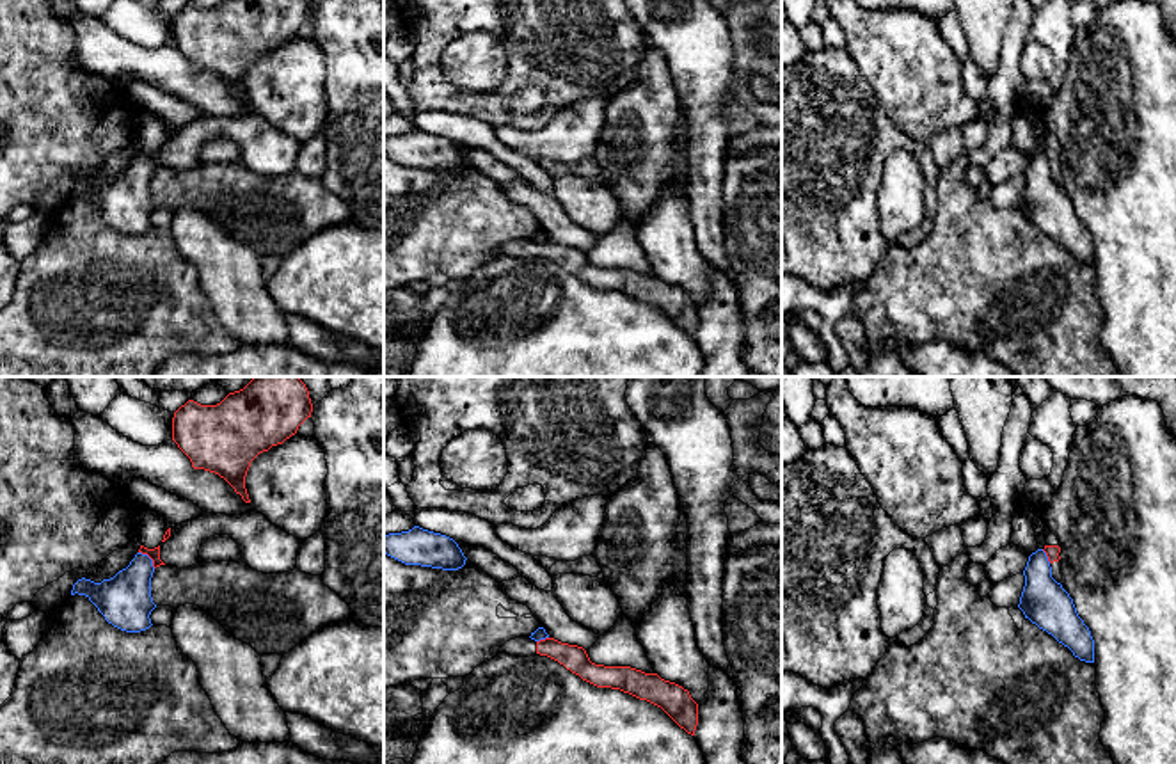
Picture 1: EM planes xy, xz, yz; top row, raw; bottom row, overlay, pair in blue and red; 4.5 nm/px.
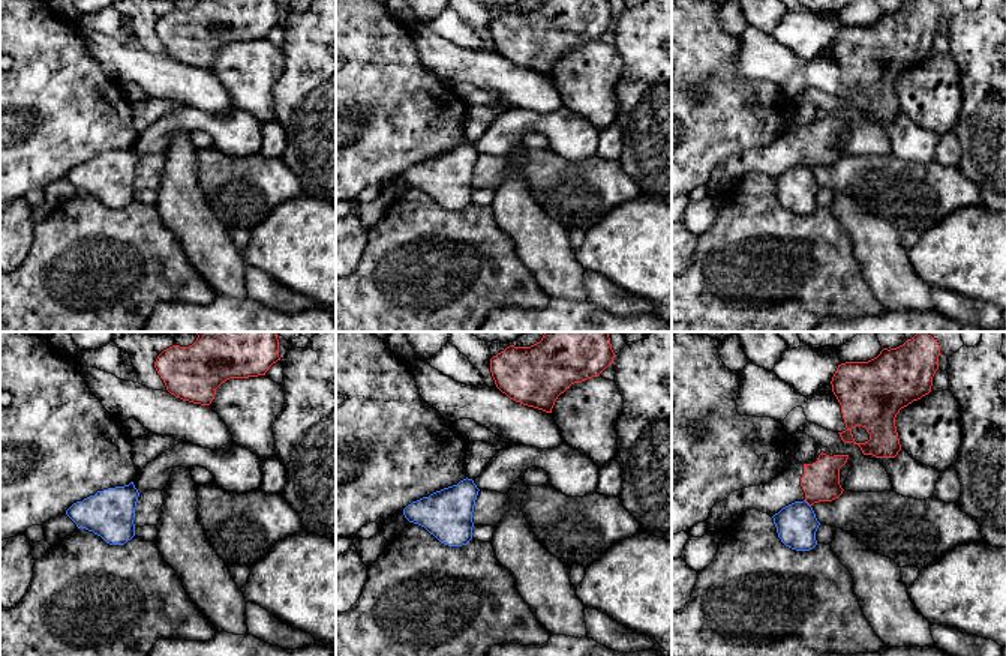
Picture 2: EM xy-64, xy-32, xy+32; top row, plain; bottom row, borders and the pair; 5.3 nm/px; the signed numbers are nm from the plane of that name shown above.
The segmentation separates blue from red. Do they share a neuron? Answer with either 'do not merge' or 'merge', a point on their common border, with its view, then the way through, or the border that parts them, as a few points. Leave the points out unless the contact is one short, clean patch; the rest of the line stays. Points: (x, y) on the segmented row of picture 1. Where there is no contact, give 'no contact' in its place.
do not merge | xy (150, 558) | along xy (139, 551), (155, 567)

